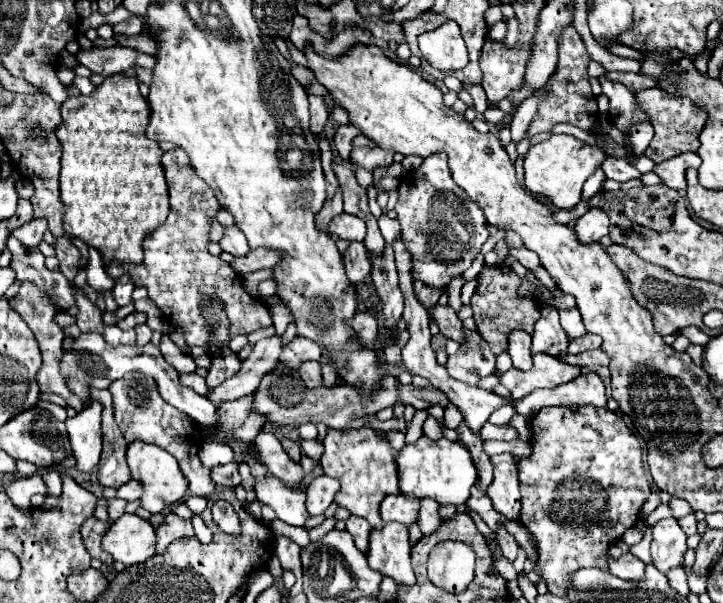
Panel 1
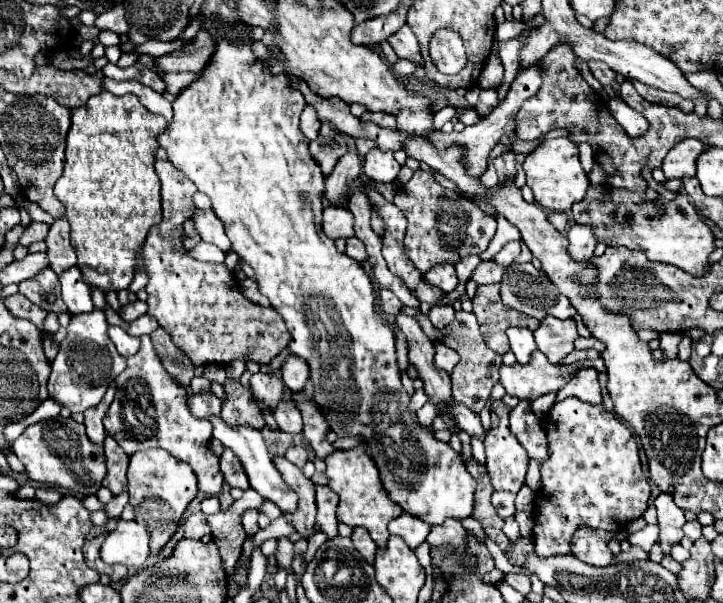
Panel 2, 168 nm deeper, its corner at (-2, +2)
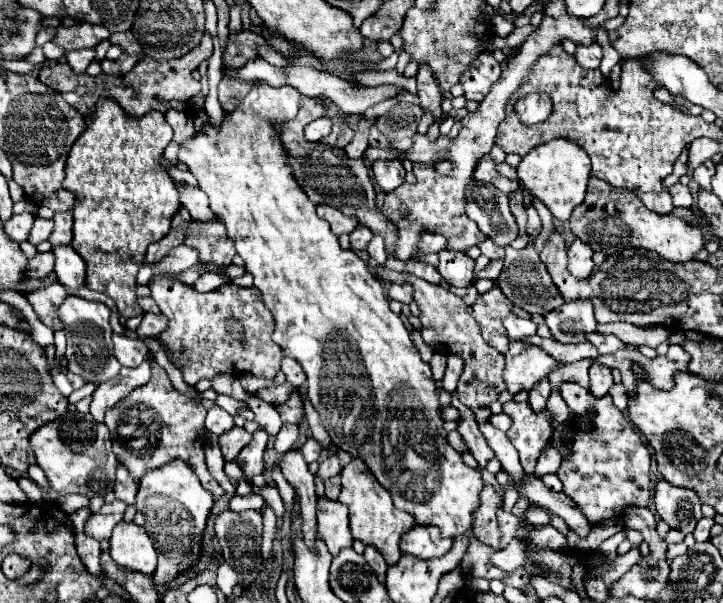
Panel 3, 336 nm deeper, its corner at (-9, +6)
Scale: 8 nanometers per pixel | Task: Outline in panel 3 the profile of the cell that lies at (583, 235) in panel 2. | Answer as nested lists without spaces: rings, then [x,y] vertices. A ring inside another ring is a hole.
[[[576,238],[576,240],[572,242],[572,246],[568,248],[568,260],[570,260],[568,270],[570,270],[576,278],[580,278],[580,280],[582,280],[582,278],[588,278],[590,272],[594,270],[592,254],[594,254],[594,250],[592,250],[586,242],[582,242],[580,238]]]

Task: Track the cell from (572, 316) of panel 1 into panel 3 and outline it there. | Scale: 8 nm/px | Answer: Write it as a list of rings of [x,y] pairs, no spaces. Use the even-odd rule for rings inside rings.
[[[598,324],[596,326],[598,334],[614,334],[618,336],[624,344],[632,344],[632,346],[650,346],[650,348],[658,348],[658,344],[666,342],[670,332],[662,326],[652,326],[652,328],[640,328],[640,326],[632,326],[632,324]]]

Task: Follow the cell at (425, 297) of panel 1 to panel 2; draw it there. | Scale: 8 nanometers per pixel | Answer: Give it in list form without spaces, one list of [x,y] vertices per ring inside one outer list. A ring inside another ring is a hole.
[[[441,264],[441,266],[433,266],[433,270],[429,270],[429,274],[423,276],[429,284],[439,286],[443,292],[453,292],[459,284],[457,274],[455,274],[455,264]]]

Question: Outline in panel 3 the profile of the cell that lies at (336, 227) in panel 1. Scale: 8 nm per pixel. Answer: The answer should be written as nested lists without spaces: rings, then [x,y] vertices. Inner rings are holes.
[[[320,204],[320,206],[318,206],[318,216],[324,218],[324,220],[330,224],[330,230],[332,230],[336,236],[350,234],[350,232],[360,224],[358,218],[346,216],[346,214],[342,214],[338,208],[328,206],[328,204]]]

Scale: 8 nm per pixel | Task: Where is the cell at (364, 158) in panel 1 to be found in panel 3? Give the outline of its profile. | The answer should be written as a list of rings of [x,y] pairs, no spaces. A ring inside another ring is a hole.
[[[376,160],[372,162],[372,172],[378,182],[378,186],[384,192],[396,190],[404,182],[404,168],[400,160]]]

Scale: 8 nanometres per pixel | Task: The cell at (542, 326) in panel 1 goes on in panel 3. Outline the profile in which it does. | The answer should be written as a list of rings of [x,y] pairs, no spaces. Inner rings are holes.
[[[566,302],[560,306],[560,310],[554,310],[544,318],[552,338],[562,344],[584,342],[586,334],[594,332],[596,328],[596,318],[590,302]]]

